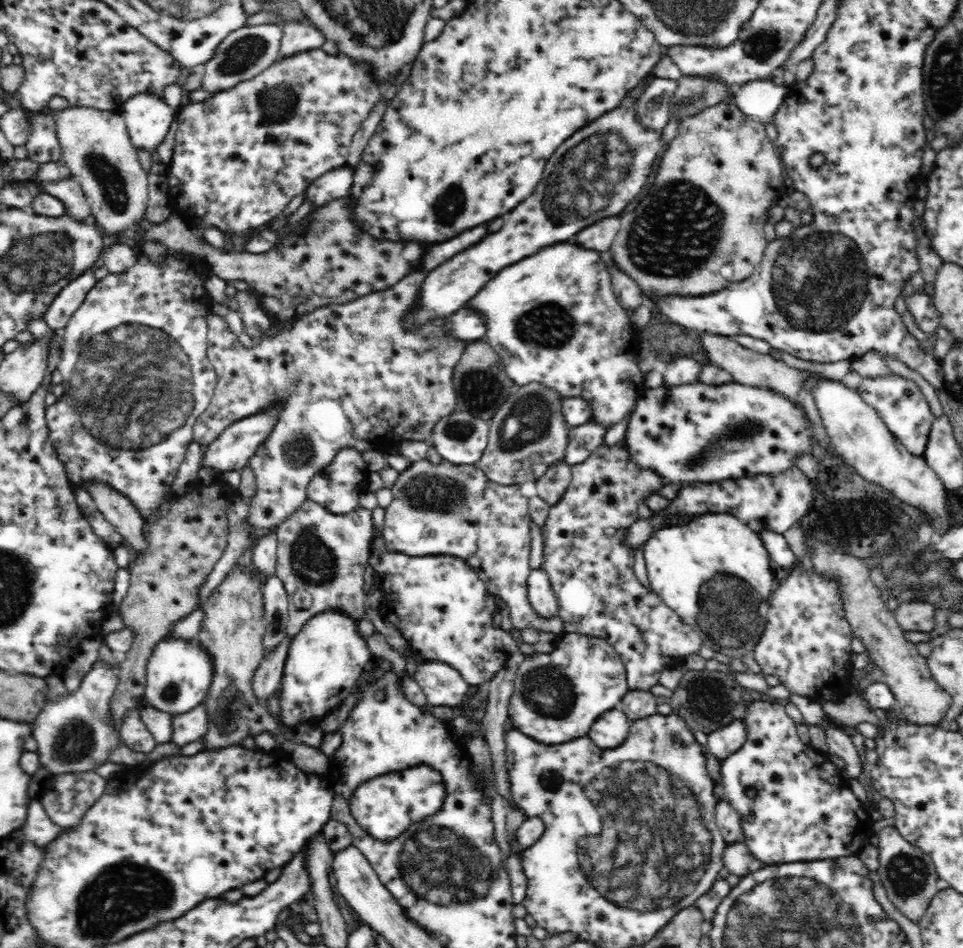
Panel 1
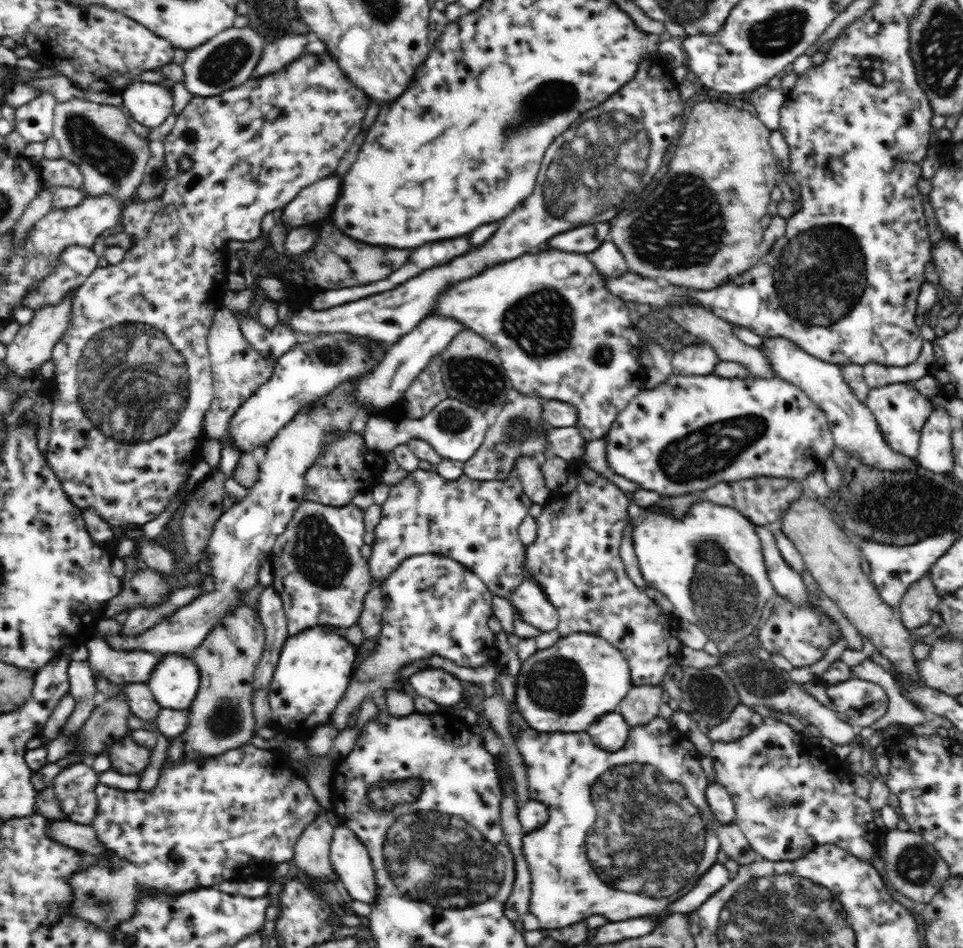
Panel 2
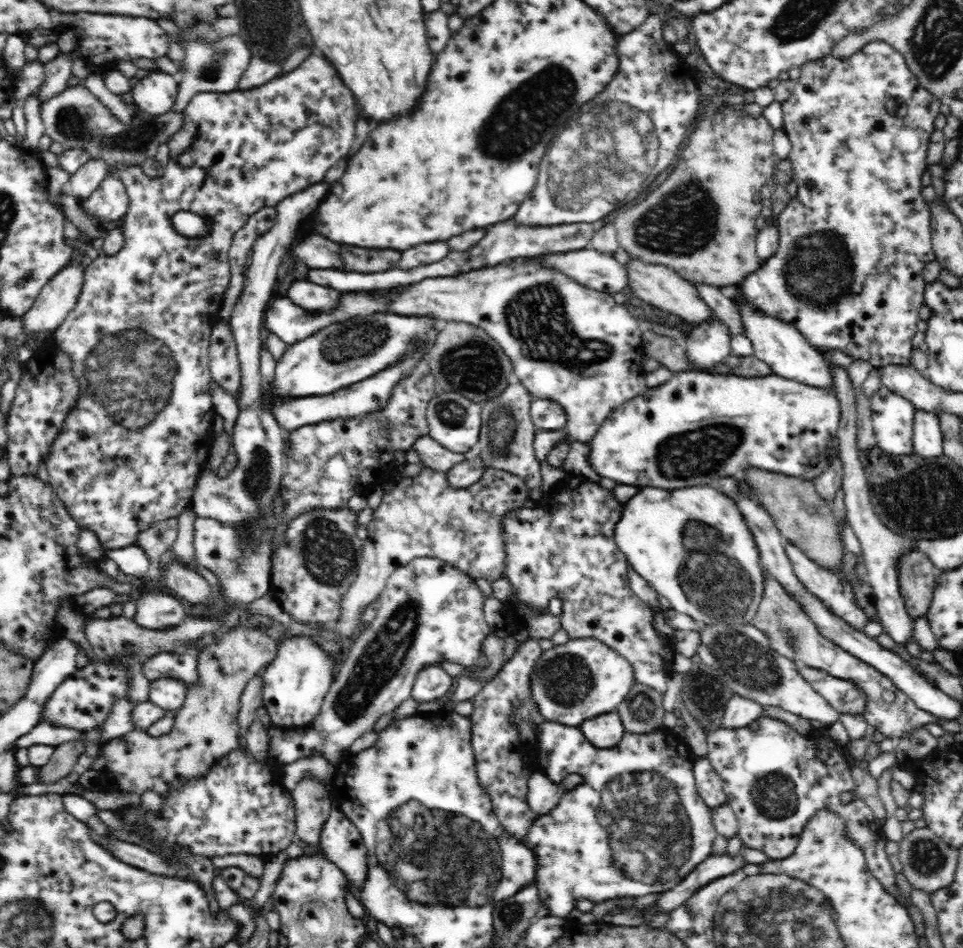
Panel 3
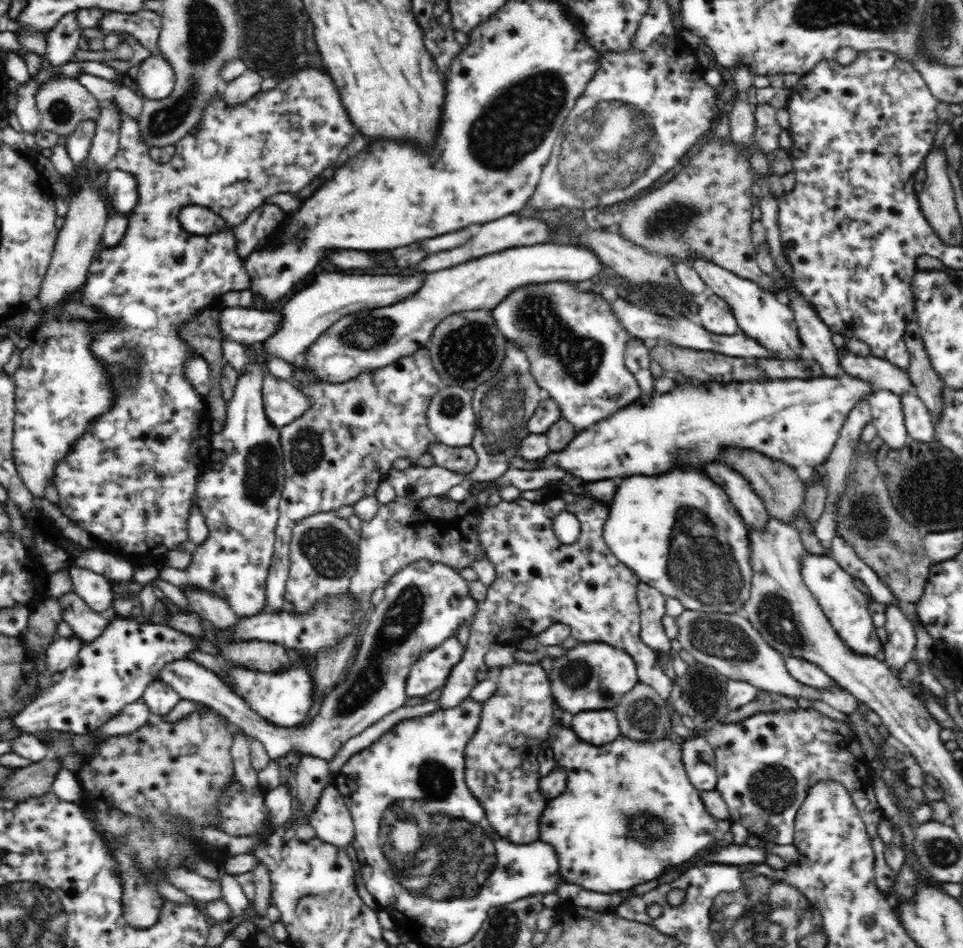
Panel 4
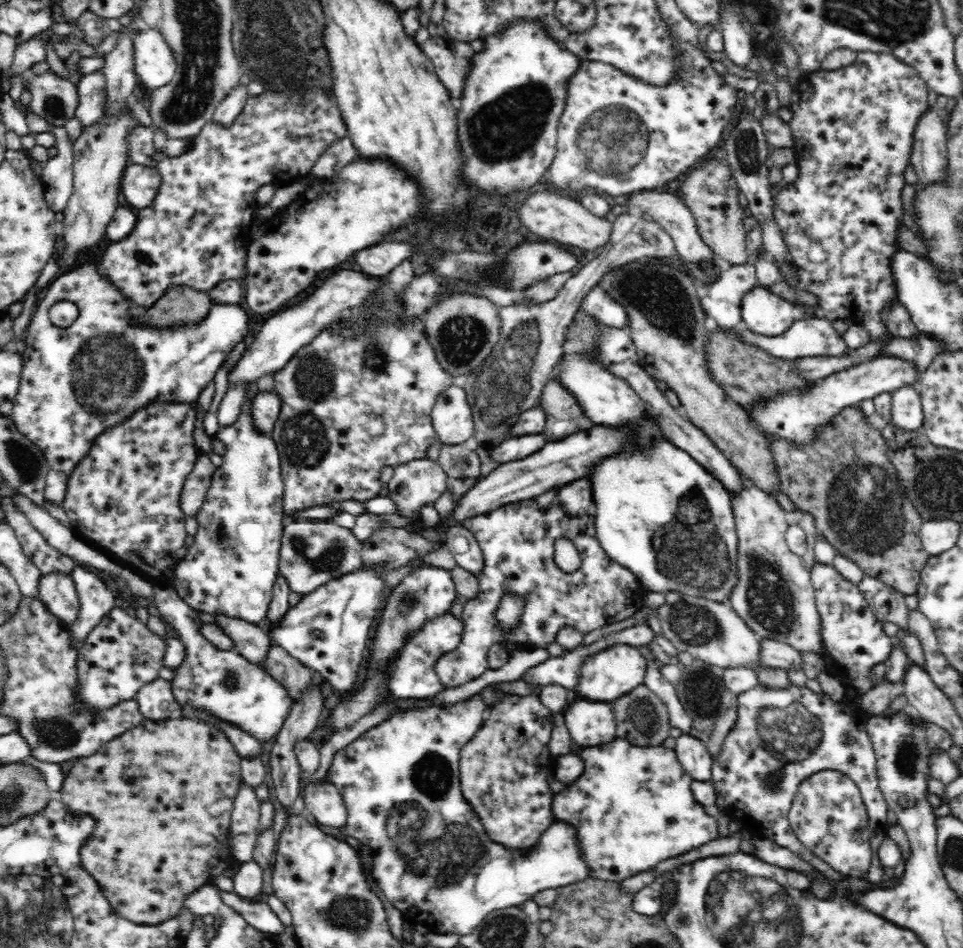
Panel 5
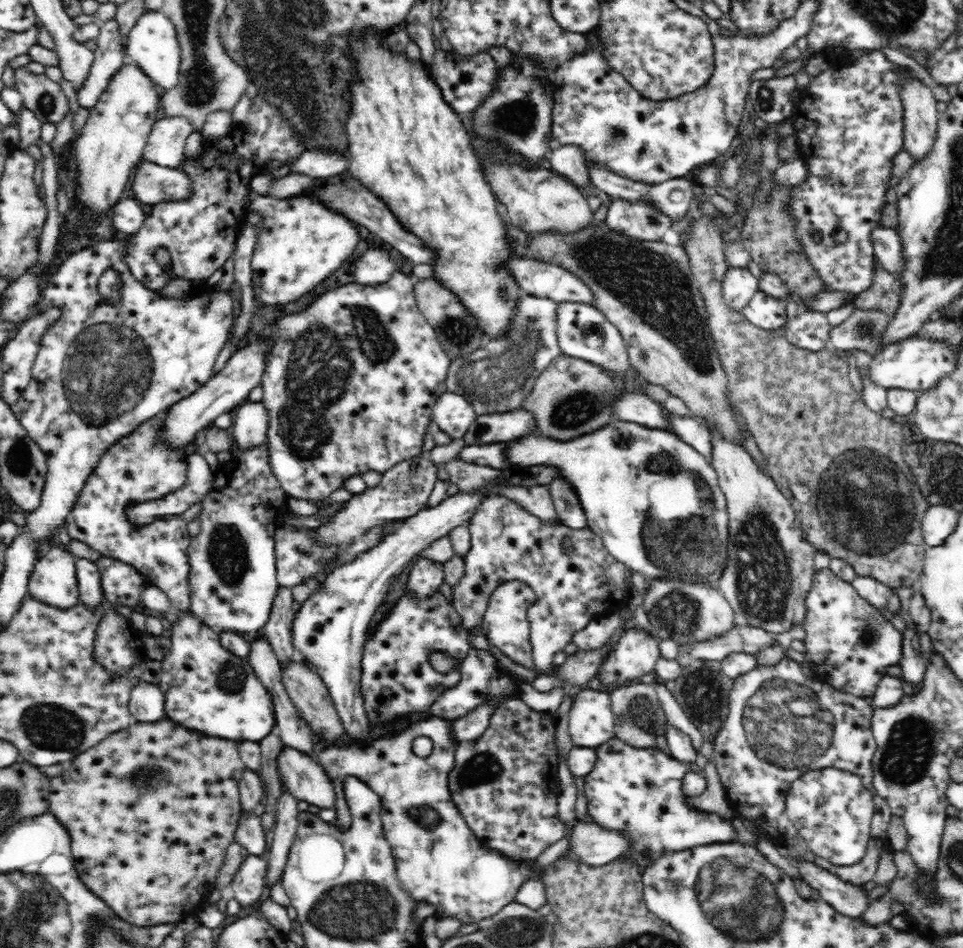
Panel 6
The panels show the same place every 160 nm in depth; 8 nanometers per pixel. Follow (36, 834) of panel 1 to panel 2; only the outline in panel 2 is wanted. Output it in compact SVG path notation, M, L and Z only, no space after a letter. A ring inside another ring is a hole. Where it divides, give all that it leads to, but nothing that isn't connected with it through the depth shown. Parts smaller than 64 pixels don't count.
M51 820L48 824L48 837L52 841L72 847L85 854L104 858L109 857L111 853L100 845L90 824L80 825L71 821Z

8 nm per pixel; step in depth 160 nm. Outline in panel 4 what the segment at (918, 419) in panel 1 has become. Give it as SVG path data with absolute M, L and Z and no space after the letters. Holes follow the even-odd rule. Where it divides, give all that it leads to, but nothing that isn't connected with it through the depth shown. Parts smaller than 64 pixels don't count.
M875 390L868 398L871 406L871 423L880 437L892 450L900 450L909 439L904 423L901 398L886 390Z

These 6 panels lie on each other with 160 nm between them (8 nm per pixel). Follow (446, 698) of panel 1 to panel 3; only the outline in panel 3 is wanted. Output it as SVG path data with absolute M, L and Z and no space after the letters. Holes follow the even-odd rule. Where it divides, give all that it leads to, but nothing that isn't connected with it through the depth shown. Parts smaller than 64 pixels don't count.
M428 664L416 676L411 696L419 702L434 702L444 698L452 688L452 676L440 665Z

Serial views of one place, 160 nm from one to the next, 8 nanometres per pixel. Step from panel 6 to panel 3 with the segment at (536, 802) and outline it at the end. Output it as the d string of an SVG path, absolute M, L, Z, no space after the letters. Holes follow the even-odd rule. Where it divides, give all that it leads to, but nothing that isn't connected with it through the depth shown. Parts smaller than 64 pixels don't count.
M526 639L519 642L512 657L503 664L497 675L472 698L473 711L468 715L471 720L470 744L474 749L474 760L478 784L490 797L493 812L503 829L511 837L521 841L528 836L538 815L530 811L527 800L529 776L538 771L536 767L530 769L526 765L528 759L524 755L534 757L535 749L528 747L528 743L518 740L518 732L512 726L510 714L514 714L520 702L534 704L532 695L532 672L536 668L537 660L543 653L536 639Z

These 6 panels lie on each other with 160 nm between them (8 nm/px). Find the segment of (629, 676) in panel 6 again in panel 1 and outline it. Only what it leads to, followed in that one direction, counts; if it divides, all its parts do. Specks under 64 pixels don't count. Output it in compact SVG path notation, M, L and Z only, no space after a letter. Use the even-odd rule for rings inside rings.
M563 632L554 644L554 649L548 653L534 653L532 655L526 655L524 660L520 663L518 667L514 684L514 690L512 696L509 700L509 708L507 710L507 715L509 716L509 726L516 730L519 730L522 734L541 742L542 744L562 744L562 742L570 742L574 738L582 738L584 734L588 735L588 730L590 726L594 724L598 714L602 714L606 708L614 709L617 704L622 700L623 696L629 691L629 686L627 683L627 674L625 671L624 663L620 658L620 654L616 652L616 649L603 638L598 638L596 636L588 636L587 634L578 633L566 633Z

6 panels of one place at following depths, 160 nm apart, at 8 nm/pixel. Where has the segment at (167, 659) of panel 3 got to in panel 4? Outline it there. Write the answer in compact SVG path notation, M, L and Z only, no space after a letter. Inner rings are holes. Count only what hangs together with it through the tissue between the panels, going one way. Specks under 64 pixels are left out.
M424 559L403 566L386 583L384 591L383 602L370 610L357 650L340 684L326 692L318 714L306 726L279 727L263 720L246 701L226 688L215 672L194 660L165 664L158 678L169 684L180 698L208 706L230 724L242 728L248 738L262 742L271 760L292 752L330 762L350 738L404 706L406 678L411 666L418 662L424 650L440 646L452 634L456 636L462 624L470 624L478 604L470 595L468 581L456 569Z

